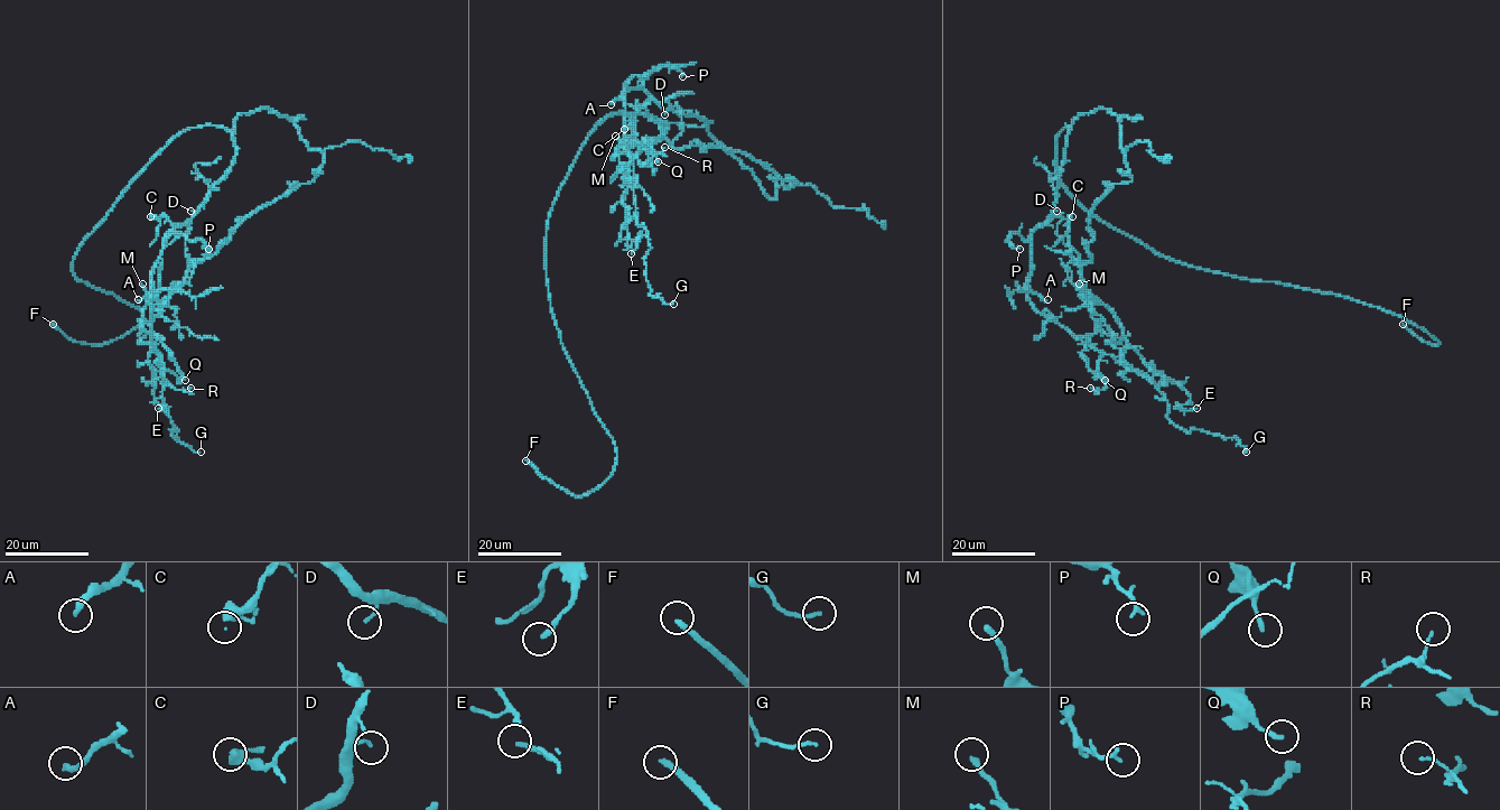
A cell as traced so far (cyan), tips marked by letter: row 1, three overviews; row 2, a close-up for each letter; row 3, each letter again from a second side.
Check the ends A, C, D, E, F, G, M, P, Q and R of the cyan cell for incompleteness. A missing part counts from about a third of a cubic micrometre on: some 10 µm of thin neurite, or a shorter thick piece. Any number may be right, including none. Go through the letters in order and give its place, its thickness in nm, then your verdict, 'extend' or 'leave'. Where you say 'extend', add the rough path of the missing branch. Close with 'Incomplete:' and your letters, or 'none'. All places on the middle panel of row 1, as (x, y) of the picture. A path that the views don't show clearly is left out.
A: at (611, 104); 280 nm thick; extend; missing branch runs (611, 104), (597, 143), (599, 198), (611, 226)
C: at (624, 129); 200 nm thick; leave
D: at (664, 114); 130 nm thick; leave
E: at (631, 253); 200 nm thick; leave
F: at (525, 461); 220 nm thick; extend
G: at (673, 304); 160 nm thick; leave
M: at (615, 136); 260 nm thick; leave
P: at (682, 76); 170 nm thick; leave
Q: at (658, 161); 190 nm thick; leave
R: at (664, 147); 100 nm thick; leave
Incomplete: A, F

